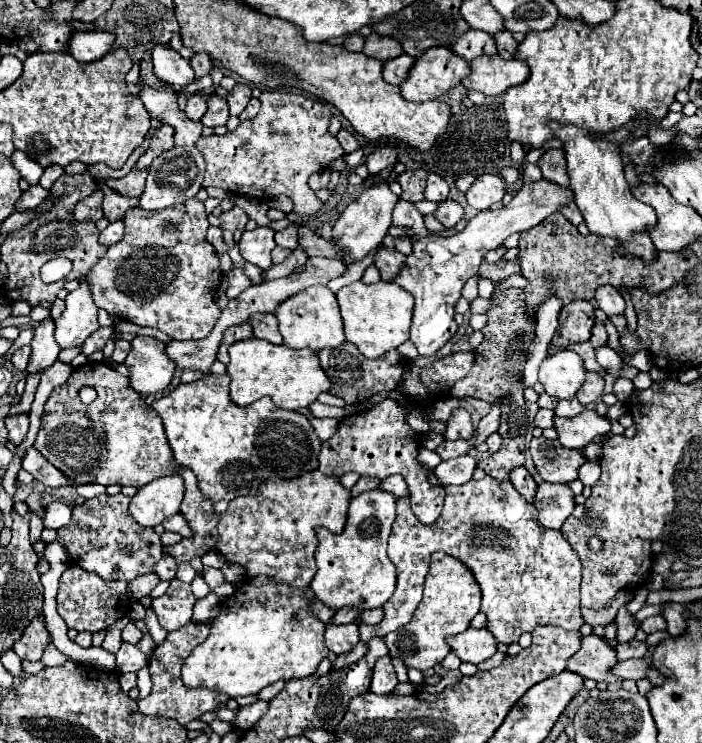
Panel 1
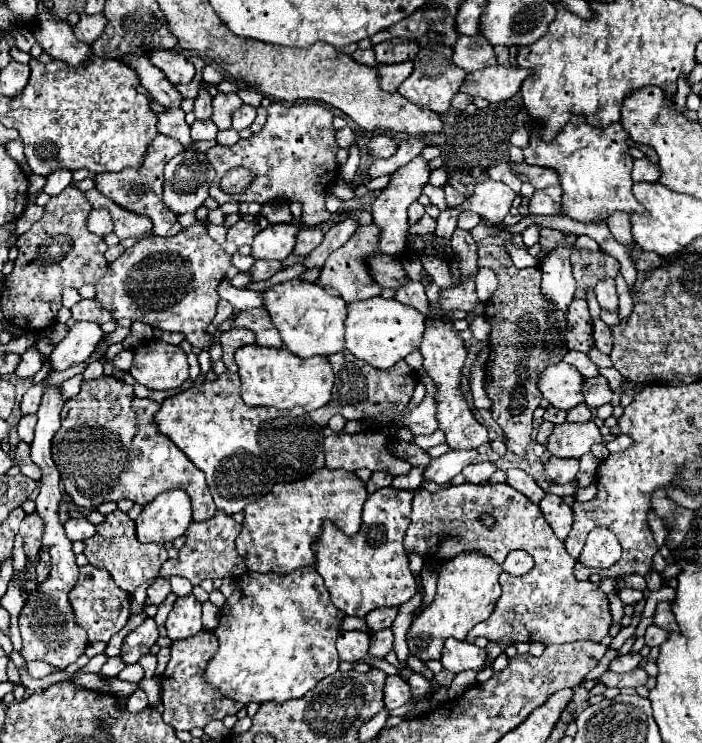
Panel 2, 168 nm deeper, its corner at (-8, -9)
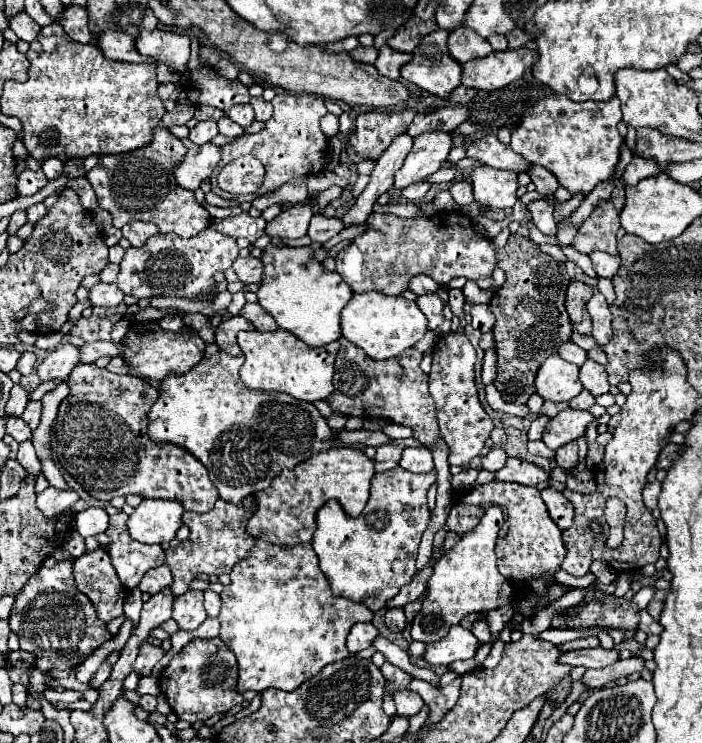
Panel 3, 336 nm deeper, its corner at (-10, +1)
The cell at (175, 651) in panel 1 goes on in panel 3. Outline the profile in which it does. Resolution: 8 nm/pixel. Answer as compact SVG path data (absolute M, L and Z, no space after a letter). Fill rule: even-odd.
M220 637L192 639L180 653L176 653L160 675L160 689L166 695L172 713L188 723L206 721L216 713L226 713L234 705L240 705L244 697L236 689L226 689L224 679L236 679L236 657L226 649ZM210 673L214 679L210 679Z

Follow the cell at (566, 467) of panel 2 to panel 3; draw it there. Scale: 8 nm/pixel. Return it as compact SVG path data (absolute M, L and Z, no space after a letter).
M570 443L570 445L564 445L560 449L556 449L556 463L560 469L564 471L570 471L576 467L578 463L578 445L576 443Z

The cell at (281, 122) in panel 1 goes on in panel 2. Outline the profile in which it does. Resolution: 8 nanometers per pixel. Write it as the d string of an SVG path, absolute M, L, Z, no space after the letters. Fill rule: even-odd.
M274 101L268 107L268 121L260 133L254 133L250 139L240 139L232 147L216 145L206 157L216 169L216 177L210 187L210 197L214 197L220 205L228 201L254 201L268 203L276 199L298 201L302 203L302 223L304 225L324 225L332 221L332 213L326 209L324 193L328 185L338 175L336 163L336 139L332 127L332 111L318 103L296 103L284 105ZM230 167L248 167L254 173L254 183L242 195L226 195L220 191L220 179Z

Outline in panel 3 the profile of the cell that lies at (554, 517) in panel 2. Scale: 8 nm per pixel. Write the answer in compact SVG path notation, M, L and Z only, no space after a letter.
M546 487L542 491L542 499L544 499L546 507L548 507L548 513L550 513L552 521L558 523L558 527L562 531L568 529L572 525L572 519L574 519L574 509L572 509L570 501L552 487Z

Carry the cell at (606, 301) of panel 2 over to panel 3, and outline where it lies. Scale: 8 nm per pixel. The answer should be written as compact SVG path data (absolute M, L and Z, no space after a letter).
M594 251L594 253L590 253L590 259L592 259L592 265L594 265L598 277L614 279L618 265L620 265L620 257L614 257L614 255L608 255L602 251Z

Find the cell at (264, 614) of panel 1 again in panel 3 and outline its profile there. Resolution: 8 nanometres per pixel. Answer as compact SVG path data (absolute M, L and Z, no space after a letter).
M256 541L254 549L250 551L252 555L250 557L244 557L242 561L238 561L232 571L230 571L230 577L232 577L232 583L224 587L222 591L222 611L218 615L218 621L220 621L220 639L228 645L228 649L236 655L238 659L238 685L236 689L240 693L252 689L252 691L264 691L264 689L282 689L282 691L294 691L296 687L300 687L304 681L308 681L310 677L318 675L320 669L324 669L326 665L330 663L336 663L336 661L342 661L346 657L350 657L350 651L346 649L346 635L350 631L350 627L358 621L372 621L372 611L366 609L366 605L358 605L356 601L346 601L346 599L336 599L332 593L330 593L330 585L324 577L324 573L320 571L318 567L318 557L312 549L312 545L296 545L294 549L280 549L278 545L270 545L266 541Z

